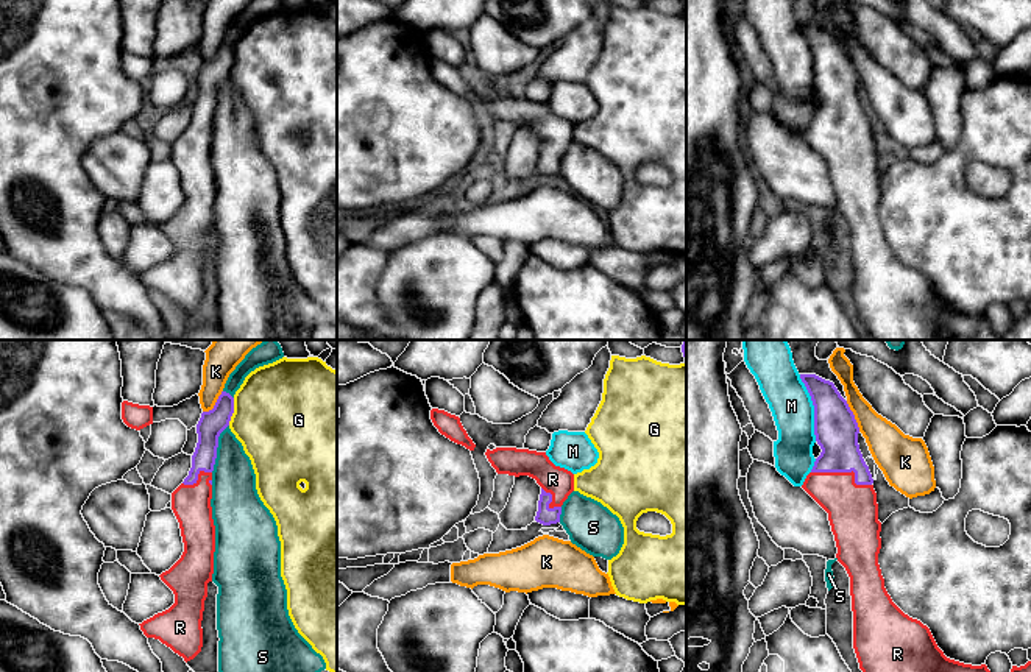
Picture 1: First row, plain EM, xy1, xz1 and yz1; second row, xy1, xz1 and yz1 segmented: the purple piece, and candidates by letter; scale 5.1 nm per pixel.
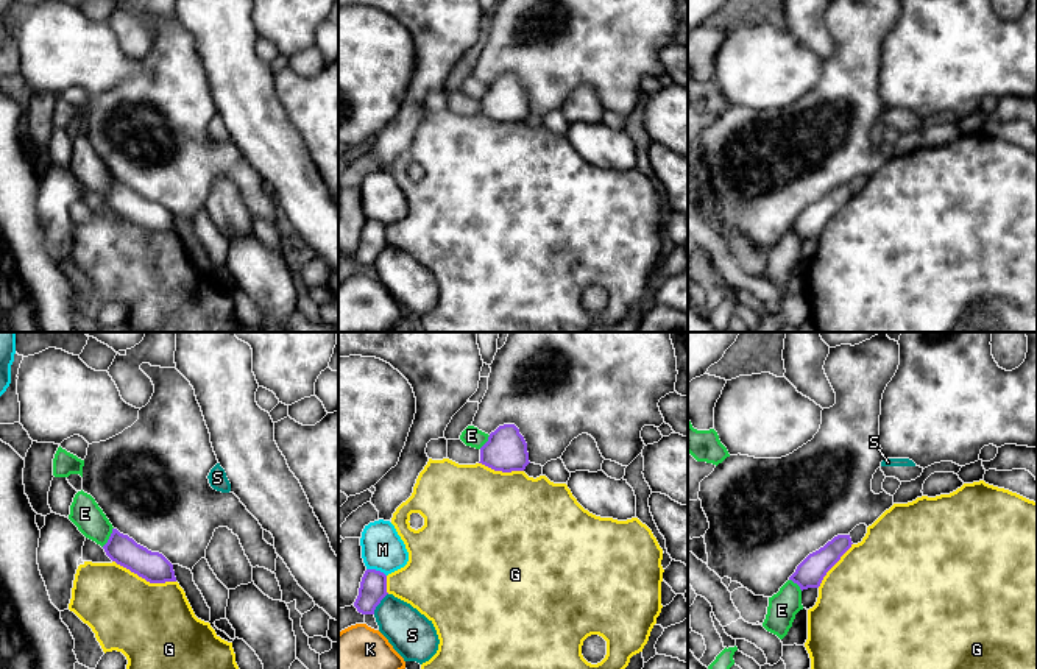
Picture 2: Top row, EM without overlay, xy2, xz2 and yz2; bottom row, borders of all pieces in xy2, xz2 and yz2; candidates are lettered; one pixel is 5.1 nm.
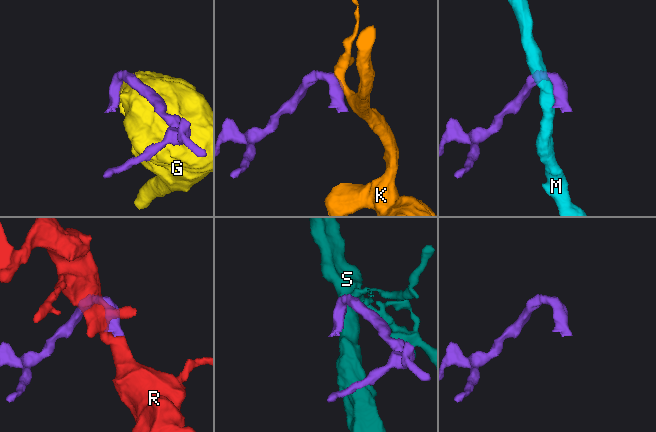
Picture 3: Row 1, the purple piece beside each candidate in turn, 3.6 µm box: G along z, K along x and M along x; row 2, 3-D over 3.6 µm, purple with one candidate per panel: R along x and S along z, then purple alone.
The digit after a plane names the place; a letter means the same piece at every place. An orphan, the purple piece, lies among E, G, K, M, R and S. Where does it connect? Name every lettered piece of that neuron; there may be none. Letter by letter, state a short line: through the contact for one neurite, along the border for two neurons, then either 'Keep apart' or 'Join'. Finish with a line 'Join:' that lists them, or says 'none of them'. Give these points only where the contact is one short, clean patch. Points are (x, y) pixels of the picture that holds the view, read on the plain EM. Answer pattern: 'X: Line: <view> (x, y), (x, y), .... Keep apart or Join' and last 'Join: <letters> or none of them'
E: Keep apart
G: Keep apart
K: Line: yz1 (846, 52), (860, 81). Keep apart
M: Keep apart
R: Line: yz1 (836, 81), (846, 122), (846, 144), (852, 159). Join
S: Line: xy1 (228, 75), (219, 88), (217, 108), (211, 122). Keep apart
Join: R

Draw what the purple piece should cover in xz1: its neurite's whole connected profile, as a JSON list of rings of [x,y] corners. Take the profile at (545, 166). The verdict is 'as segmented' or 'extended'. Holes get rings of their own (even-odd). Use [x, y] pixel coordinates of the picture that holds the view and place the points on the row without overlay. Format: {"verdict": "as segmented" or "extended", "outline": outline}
{"verdict": "extended", "outline": [[[496,98],[485,103],[498,125],[529,126],[541,137],[535,172],[543,176],[560,173],[562,156],[574,142],[574,125],[555,117],[546,103]]]}

